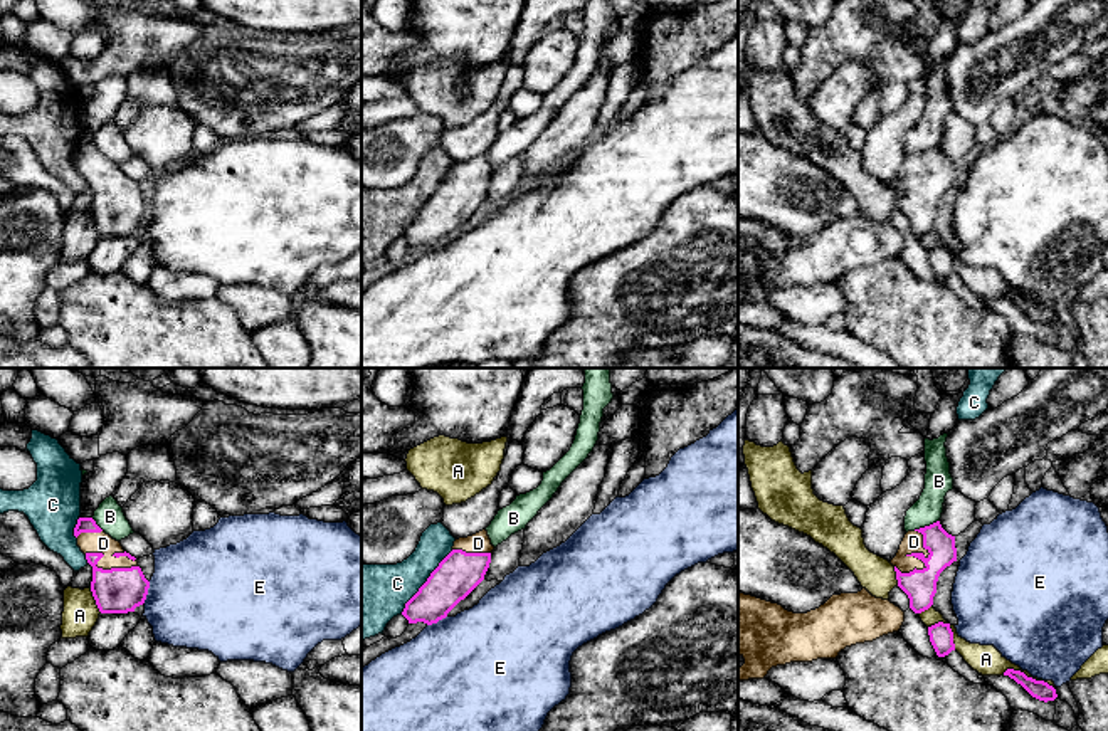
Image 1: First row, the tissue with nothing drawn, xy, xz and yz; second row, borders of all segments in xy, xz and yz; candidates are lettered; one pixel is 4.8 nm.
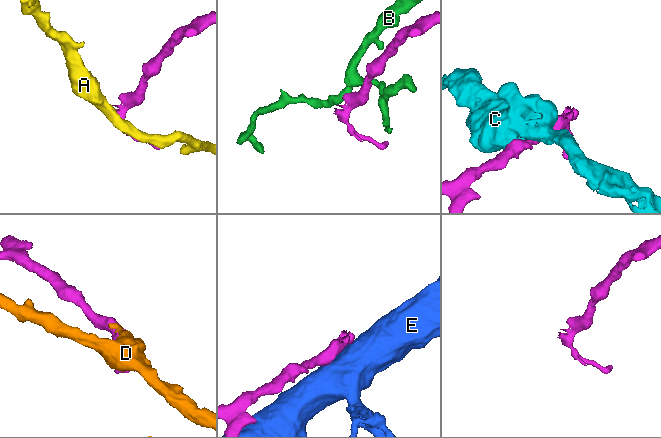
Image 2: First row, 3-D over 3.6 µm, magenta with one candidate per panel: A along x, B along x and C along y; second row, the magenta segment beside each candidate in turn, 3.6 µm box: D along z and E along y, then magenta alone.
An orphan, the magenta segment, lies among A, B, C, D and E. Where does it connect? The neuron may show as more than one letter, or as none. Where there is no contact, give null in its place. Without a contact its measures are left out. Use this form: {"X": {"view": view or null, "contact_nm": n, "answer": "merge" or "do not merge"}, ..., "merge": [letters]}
{"A": {"view": "yz", "contact_nm": 260, "answer": "do not merge"}, "B": {"view": "yz", "contact_nm": 140, "answer": "do not merge"}, "C": {"view": "xz", "contact_nm": 400, "answer": "do not merge"}, "D": {"view": "yz", "contact_nm": 220, "answer": "merge"}, "E": {"view": "xy", "contact_nm": 110, "answer": "do not merge"}, "merge": ["D"]}

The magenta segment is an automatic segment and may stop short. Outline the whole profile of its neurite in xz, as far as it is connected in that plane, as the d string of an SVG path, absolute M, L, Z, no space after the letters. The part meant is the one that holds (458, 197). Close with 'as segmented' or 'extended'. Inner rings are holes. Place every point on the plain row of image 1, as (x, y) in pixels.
M486 153L456 163L452 175L405 227L402 239L409 247L424 245L427 249L446 242L484 203L493 173Z; extended

